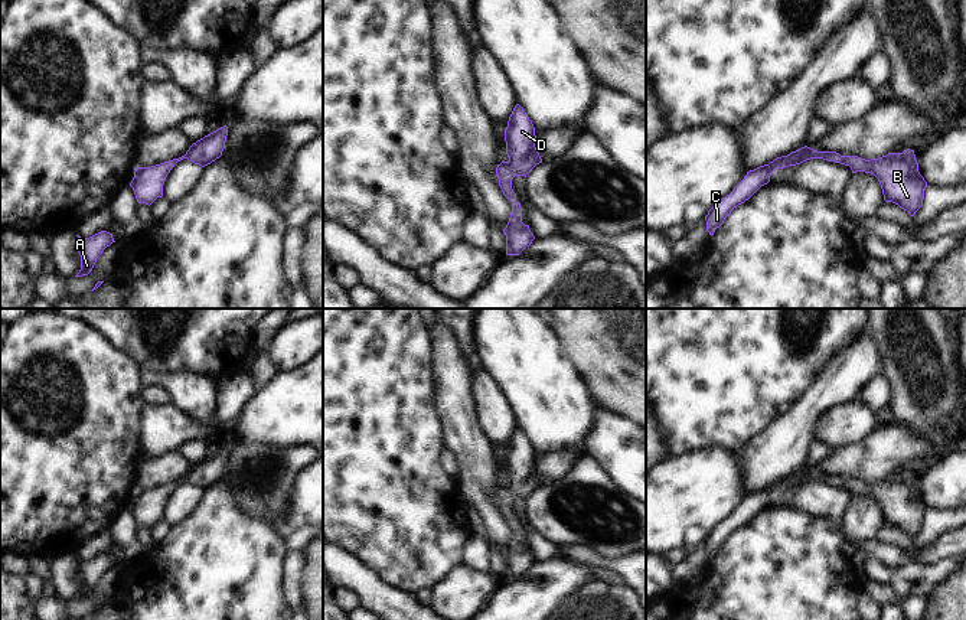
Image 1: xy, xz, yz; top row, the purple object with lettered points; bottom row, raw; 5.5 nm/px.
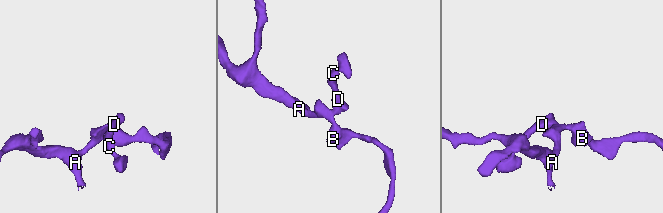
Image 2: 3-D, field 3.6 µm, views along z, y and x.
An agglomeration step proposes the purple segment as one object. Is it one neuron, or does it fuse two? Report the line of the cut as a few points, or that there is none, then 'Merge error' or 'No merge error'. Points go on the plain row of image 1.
No split. No merge error.

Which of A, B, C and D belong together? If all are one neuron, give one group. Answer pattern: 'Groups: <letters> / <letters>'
Groups: A B C D.

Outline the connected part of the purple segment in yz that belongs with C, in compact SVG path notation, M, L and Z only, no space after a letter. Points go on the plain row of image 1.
M805 469L787 479L774 482L768 487L747 495L734 513L708 533L705 544L709 558L714 558L734 531L748 523L761 509L767 508L776 492L796 489L810 482L823 482L849 489L852 496L865 495L874 497L881 508L884 523L898 528L911 539L923 529L927 505L918 495L914 473L907 471L903 476L888 476L878 482L865 483L858 479L841 479L836 474L817 474Z

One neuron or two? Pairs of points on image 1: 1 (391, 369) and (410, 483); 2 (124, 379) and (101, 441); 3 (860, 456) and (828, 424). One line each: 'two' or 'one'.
1: one
2: one
3: two

